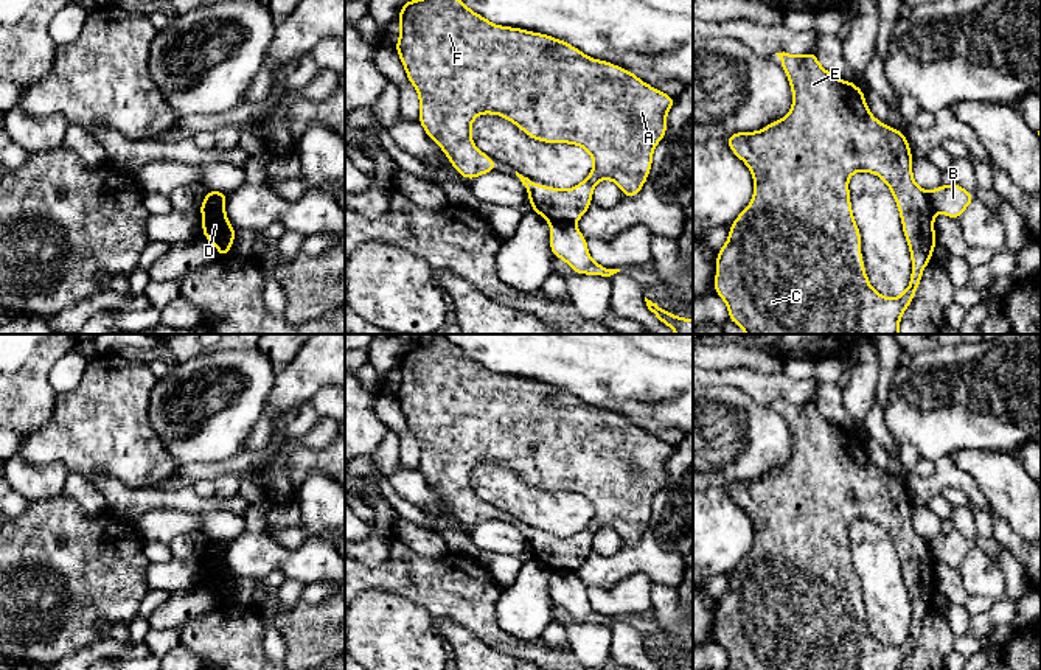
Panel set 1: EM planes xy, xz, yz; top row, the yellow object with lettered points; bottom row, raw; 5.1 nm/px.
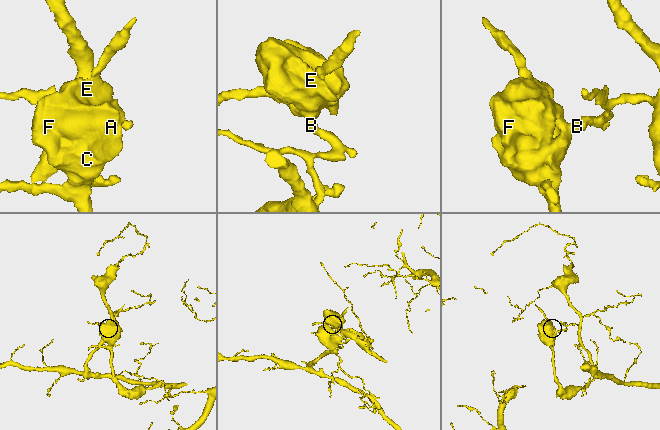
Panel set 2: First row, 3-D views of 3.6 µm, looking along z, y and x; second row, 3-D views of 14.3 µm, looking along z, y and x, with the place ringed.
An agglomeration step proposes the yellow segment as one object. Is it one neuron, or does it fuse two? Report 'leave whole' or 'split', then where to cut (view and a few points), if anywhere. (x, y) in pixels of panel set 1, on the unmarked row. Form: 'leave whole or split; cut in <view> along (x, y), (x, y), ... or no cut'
split; cut in xy along (224, 549), (204, 551)

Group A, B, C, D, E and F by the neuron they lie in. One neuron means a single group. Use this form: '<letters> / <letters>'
A C D E F / B

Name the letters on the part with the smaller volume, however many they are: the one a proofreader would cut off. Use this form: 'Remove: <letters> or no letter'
Remove: A, C, D, E, F

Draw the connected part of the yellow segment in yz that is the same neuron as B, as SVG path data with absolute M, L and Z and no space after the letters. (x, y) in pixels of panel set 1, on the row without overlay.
M952 530L948 535L937 535L931 539L934 558L946 563L951 567L959 567L963 558L976 547L974 543L965 539L959 532Z

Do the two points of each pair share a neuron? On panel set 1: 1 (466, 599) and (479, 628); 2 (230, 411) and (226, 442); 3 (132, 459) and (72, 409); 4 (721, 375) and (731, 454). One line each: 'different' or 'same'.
1: same
2: same
3: same
4: different

